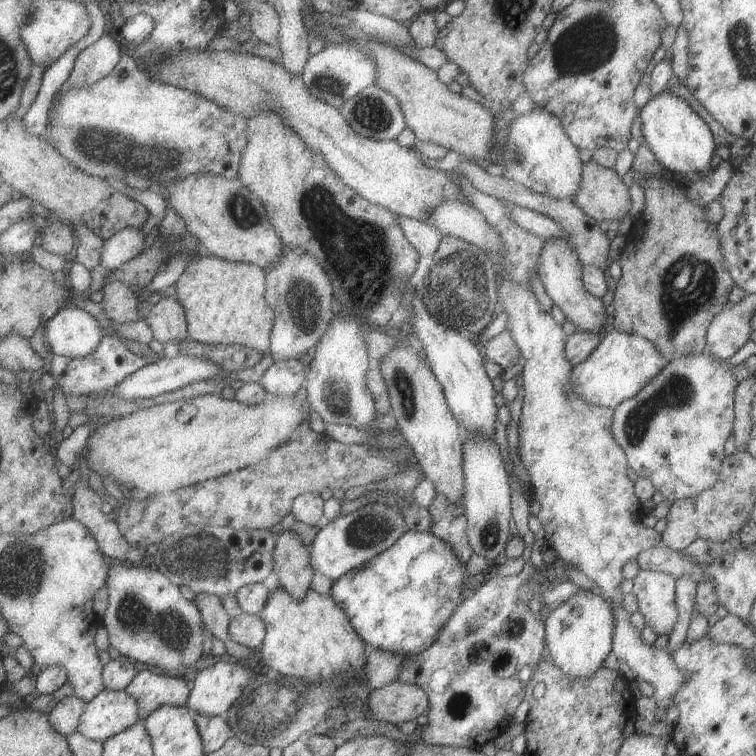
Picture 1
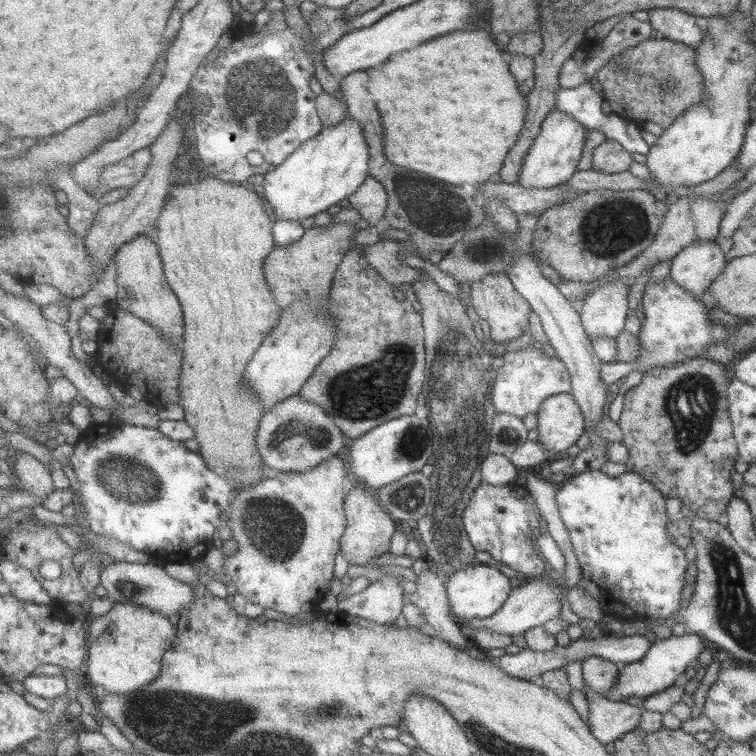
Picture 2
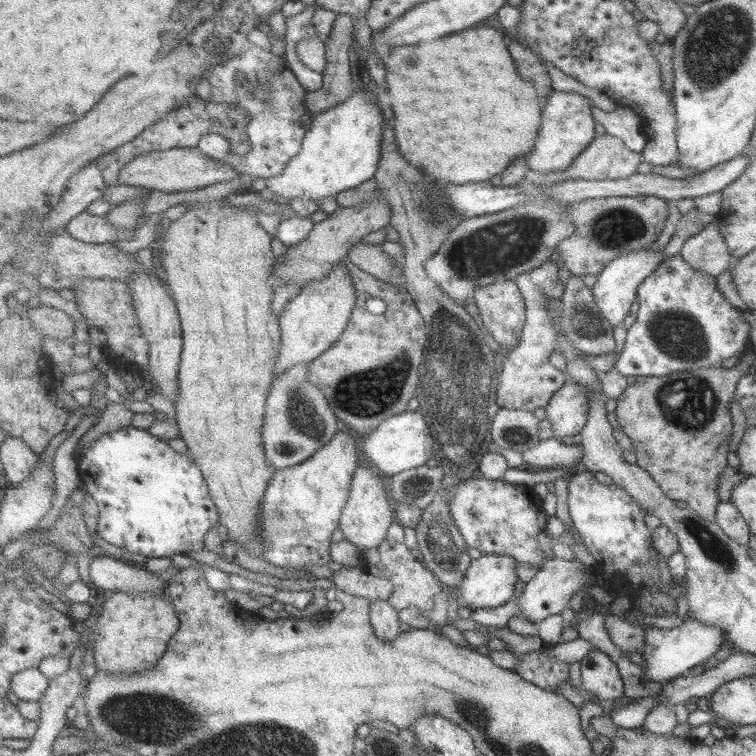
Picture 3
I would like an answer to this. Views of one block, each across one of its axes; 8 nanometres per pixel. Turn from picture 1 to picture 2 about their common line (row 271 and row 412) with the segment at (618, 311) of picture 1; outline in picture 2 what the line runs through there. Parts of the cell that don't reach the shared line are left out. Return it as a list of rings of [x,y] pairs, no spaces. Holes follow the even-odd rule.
[[[703,356],[683,359],[667,367],[651,367],[642,373],[637,386],[625,392],[617,422],[623,434],[622,443],[629,454],[625,461],[626,470],[655,485],[664,498],[679,498],[693,516],[710,521],[725,512],[727,502],[733,496],[731,468],[738,450],[727,411],[726,391],[730,380],[725,365]]]

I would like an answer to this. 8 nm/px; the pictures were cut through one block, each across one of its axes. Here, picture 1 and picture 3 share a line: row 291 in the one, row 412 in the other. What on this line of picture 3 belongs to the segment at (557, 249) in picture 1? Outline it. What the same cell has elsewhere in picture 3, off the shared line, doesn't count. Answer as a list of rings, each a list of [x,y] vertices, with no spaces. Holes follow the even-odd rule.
[[[569,379],[559,388],[544,407],[556,439],[577,434],[587,421],[588,391]]]

